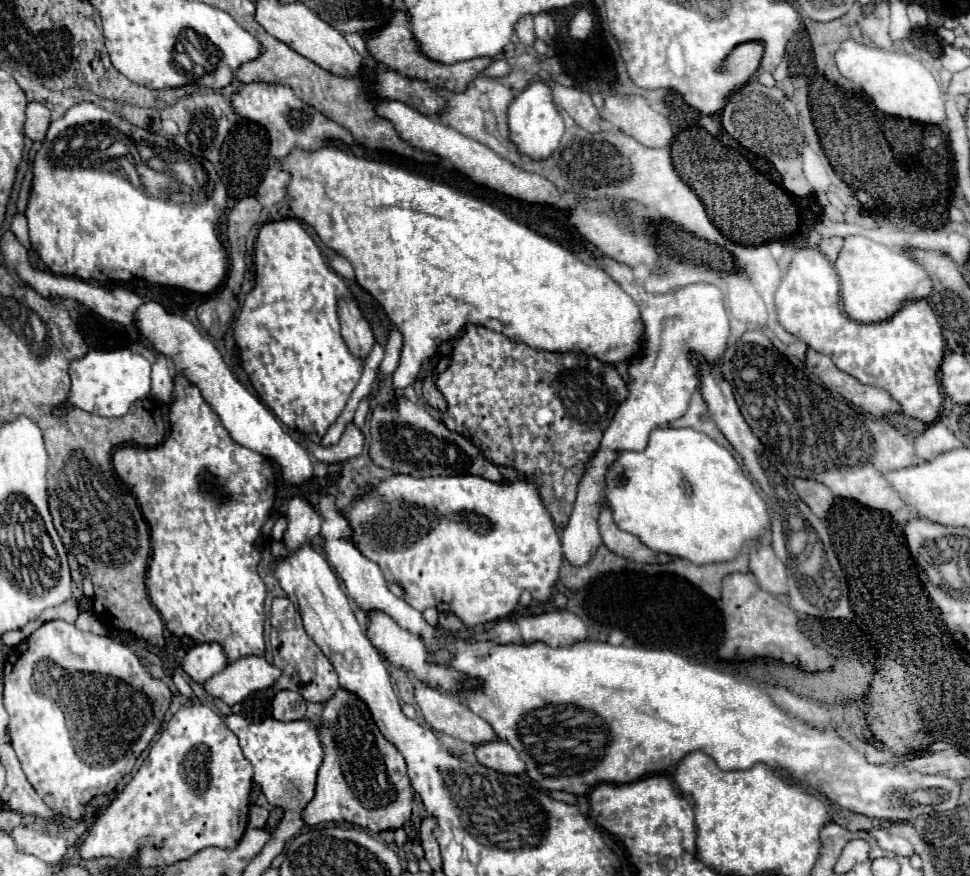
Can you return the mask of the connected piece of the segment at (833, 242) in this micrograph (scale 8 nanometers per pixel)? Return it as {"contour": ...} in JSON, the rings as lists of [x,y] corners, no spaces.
{"contour":[[[842,237],[822,239],[822,243],[820,243],[820,251],[822,251],[830,261],[836,261],[836,257],[838,257],[842,245],[844,245],[844,239],[842,239]]]}

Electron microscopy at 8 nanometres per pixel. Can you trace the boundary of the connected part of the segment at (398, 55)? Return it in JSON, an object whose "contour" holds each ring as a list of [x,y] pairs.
{"contour":[[[396,11],[384,27],[376,29],[376,33],[370,33],[366,37],[366,49],[380,65],[386,65],[388,69],[392,69],[392,71],[396,71],[404,77],[422,79],[424,83],[428,83],[432,87],[438,85],[438,87],[444,87],[444,89],[450,89],[450,91],[464,91],[466,85],[470,81],[474,81],[486,65],[490,65],[494,59],[502,59],[502,55],[496,55],[492,59],[490,57],[480,57],[480,59],[472,59],[472,61],[460,61],[460,63],[454,63],[454,65],[434,63],[418,51],[418,45],[416,45],[414,37],[410,33],[410,27],[408,27],[408,15],[402,13],[402,11]]]}

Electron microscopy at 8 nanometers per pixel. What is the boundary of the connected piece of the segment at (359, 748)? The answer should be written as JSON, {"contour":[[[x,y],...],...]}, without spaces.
{"contour":[[[338,689],[318,721],[324,761],[316,777],[316,793],[302,817],[306,825],[348,821],[372,833],[396,831],[412,815],[414,791],[406,775],[404,757],[390,745],[370,717],[368,707],[352,693]]]}

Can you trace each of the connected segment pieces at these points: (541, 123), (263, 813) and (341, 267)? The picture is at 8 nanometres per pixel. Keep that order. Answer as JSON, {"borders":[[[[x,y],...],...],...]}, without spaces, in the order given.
{"borders":[[[[534,81],[530,83],[524,93],[520,93],[512,105],[508,107],[508,129],[510,129],[510,141],[518,147],[520,155],[526,155],[534,161],[542,161],[544,157],[550,157],[564,135],[564,123],[562,117],[552,103],[550,89],[546,87],[544,81]]],[[[258,805],[250,807],[250,823],[248,823],[250,827],[264,827],[266,819],[268,819],[268,811],[266,809],[262,809]]],[[[336,255],[334,259],[330,259],[330,267],[332,267],[338,275],[342,275],[344,279],[354,279],[354,269],[352,269],[352,265],[350,265],[344,257],[340,257],[340,255]]]]}

